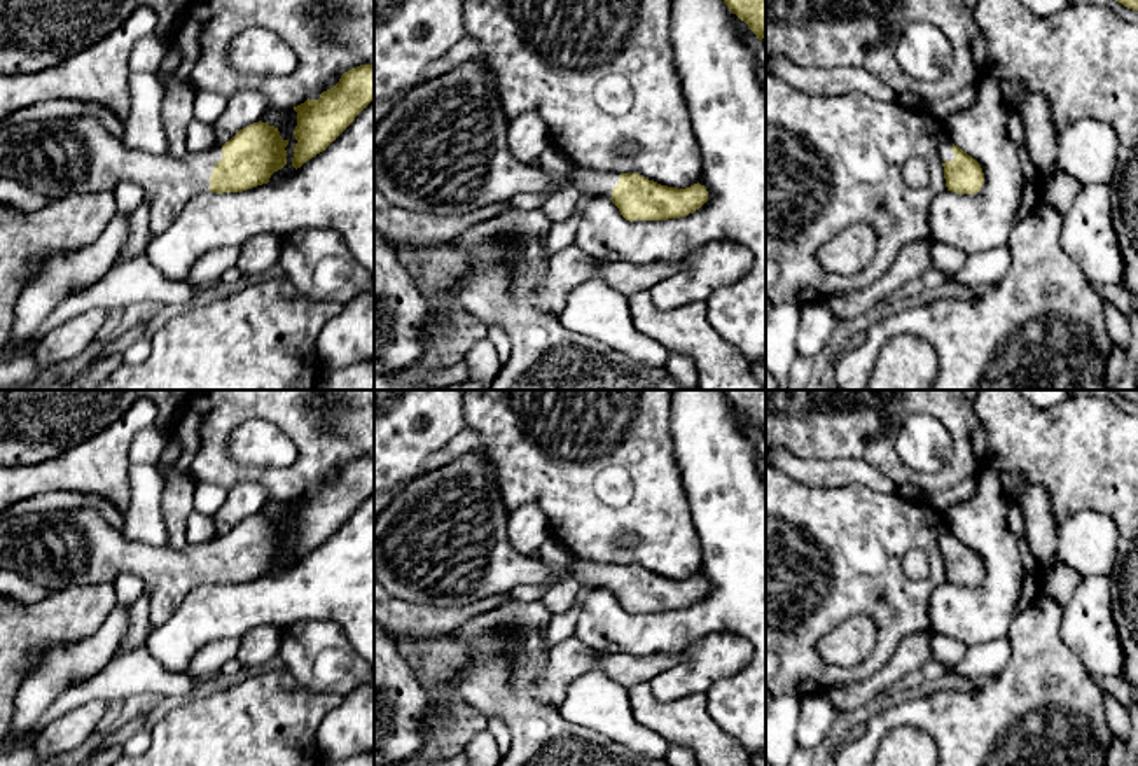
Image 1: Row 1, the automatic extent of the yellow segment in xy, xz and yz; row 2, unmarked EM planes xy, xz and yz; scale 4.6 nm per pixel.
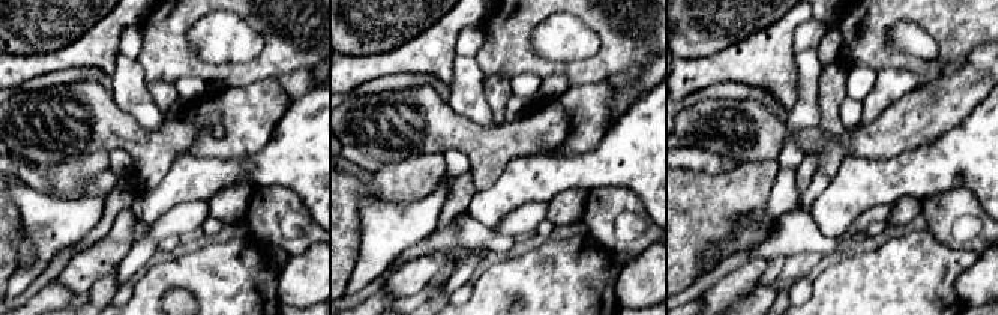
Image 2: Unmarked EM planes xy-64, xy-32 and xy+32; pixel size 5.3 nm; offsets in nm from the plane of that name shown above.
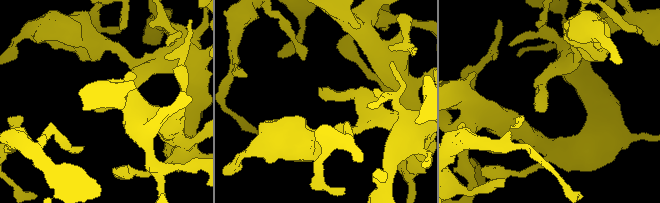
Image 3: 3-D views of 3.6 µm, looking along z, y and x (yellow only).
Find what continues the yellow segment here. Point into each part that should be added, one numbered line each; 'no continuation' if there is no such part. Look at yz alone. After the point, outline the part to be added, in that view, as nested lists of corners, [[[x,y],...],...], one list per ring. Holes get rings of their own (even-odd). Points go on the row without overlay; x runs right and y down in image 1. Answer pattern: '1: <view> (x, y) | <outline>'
1: yz (946, 541) | [[[947,528],[944,530],[944,533],[940,537],[940,551],[942,551],[942,554],[954,551],[953,533]]]

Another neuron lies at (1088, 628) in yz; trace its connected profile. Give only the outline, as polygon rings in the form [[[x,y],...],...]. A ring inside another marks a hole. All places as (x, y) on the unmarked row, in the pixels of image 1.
[[[1105,575],[1082,577],[1061,605],[1059,633],[1084,668],[1098,682],[1124,677],[1124,649],[1112,617],[1112,586]]]

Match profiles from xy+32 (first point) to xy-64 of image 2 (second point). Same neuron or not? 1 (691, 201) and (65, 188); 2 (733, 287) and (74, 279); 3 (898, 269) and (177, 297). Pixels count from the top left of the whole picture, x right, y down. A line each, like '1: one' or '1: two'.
1: one
2: one
3: two

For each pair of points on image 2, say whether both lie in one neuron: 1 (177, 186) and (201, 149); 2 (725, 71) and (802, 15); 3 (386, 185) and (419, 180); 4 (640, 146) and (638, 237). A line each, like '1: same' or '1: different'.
1: different
2: same
3: same
4: different

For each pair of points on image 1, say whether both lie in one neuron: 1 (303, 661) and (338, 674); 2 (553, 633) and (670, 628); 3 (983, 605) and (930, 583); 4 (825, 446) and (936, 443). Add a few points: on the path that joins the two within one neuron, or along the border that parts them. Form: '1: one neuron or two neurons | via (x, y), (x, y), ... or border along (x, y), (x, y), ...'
1: one neuron | via (312, 661), (326, 661), (329, 665)
2: two neurons | border along (589, 593), (572, 635)
3: two neurons | border along (946, 581), (930, 595), (929, 626)
4: two neurons | border along (915, 411), (899, 431), (897, 455), (925, 474)

